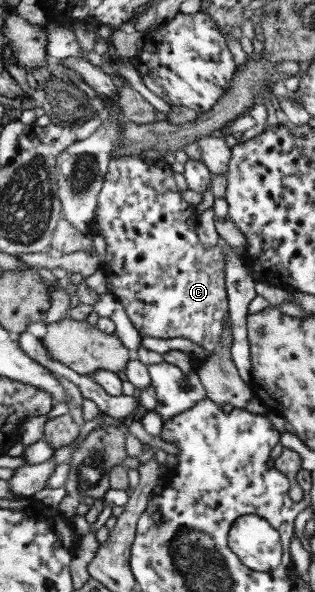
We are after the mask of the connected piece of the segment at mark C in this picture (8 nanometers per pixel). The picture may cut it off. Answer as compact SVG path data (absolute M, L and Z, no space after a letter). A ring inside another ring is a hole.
M125 155L113 158L110 165L109 173L106 177L103 192L100 194L99 210L95 220L95 229L98 234L102 234L108 243L107 259L103 263L103 269L106 270L111 278L113 278L113 293L125 304L129 316L137 330L144 337L152 337L157 339L175 339L187 338L208 351L210 357L215 352L223 348L222 337L224 336L226 325L229 325L229 290L226 288L226 254L224 253L224 245L219 244L217 247L206 247L199 236L200 221L204 216L199 215L197 207L191 205L185 195L181 193L181 187L177 183L175 171L171 166L171 171L159 167L159 165L147 163L139 155Z

